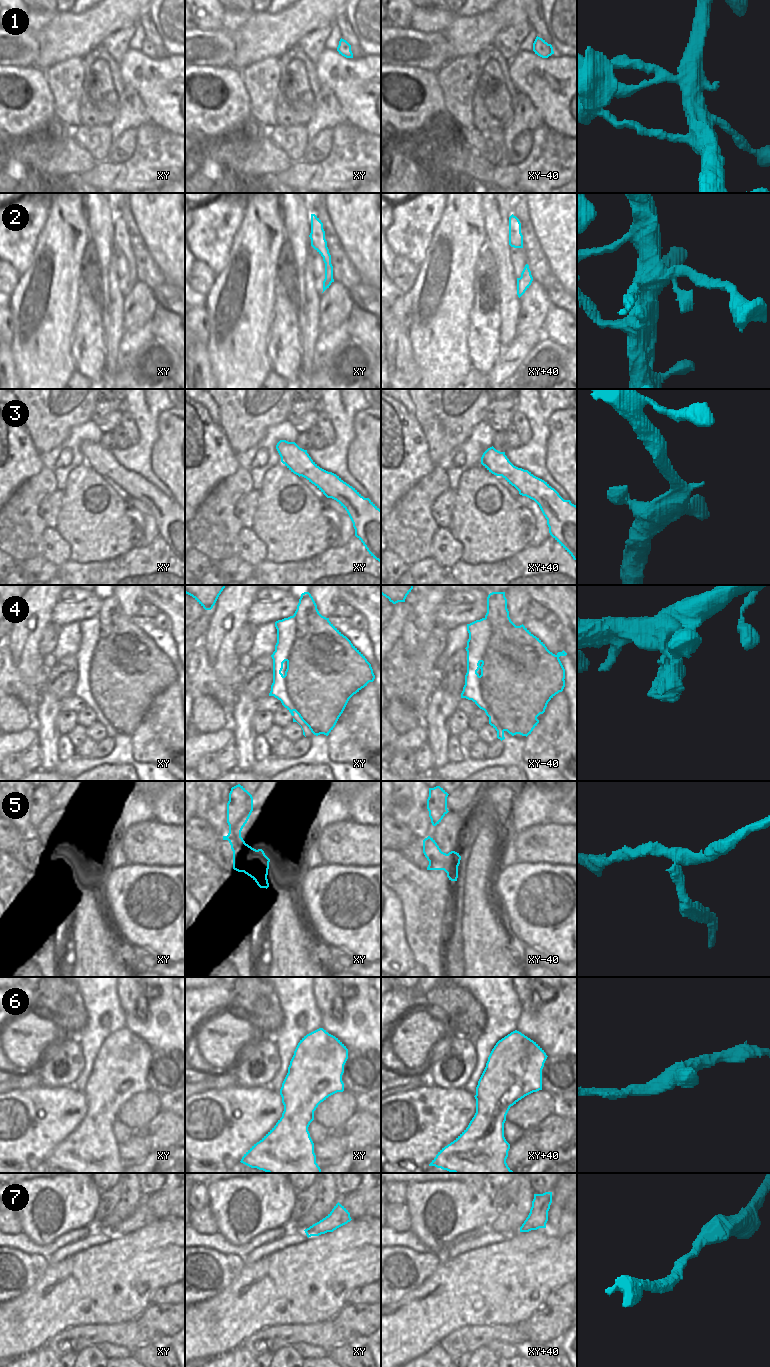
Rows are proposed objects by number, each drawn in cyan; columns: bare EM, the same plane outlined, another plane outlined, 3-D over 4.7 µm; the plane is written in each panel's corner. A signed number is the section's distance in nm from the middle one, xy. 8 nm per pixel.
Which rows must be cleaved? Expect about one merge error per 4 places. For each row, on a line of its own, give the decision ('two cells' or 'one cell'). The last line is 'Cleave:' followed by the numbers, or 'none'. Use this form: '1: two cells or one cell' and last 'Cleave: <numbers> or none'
1: one cell
2: one cell
3: one cell
4: two cells
5: two cells
6: one cell
7: one cell
Cleave: 4, 5

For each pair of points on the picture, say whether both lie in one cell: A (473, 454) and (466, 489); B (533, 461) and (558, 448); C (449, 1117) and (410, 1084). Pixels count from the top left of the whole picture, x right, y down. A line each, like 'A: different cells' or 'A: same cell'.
A: different cells
B: different cells
C: different cells

